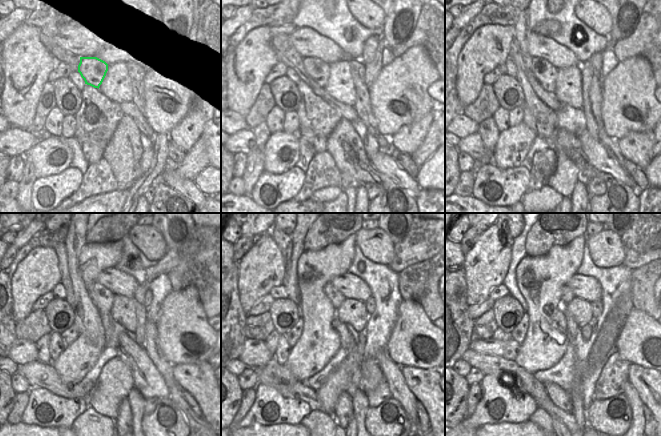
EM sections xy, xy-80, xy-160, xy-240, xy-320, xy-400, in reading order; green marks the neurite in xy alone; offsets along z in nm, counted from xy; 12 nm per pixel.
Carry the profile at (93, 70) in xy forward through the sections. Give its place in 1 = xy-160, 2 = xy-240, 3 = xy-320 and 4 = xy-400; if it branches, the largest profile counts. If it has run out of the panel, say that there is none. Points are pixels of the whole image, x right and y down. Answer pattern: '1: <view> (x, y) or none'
1: xy-160 (545, 73)
2: xy-240 (102, 297)
3: xy-320 (335, 296)
4: xy-400 (567, 295)

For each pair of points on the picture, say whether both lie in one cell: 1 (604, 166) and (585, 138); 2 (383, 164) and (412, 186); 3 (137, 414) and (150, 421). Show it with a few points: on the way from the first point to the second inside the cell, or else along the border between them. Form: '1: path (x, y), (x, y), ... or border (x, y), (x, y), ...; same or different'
1: path (600, 159), (589, 145); same
2: path (390, 168), (405, 181); same
3: border (144, 414), (140, 425); different

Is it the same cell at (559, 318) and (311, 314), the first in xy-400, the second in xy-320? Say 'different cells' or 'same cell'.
different cells

